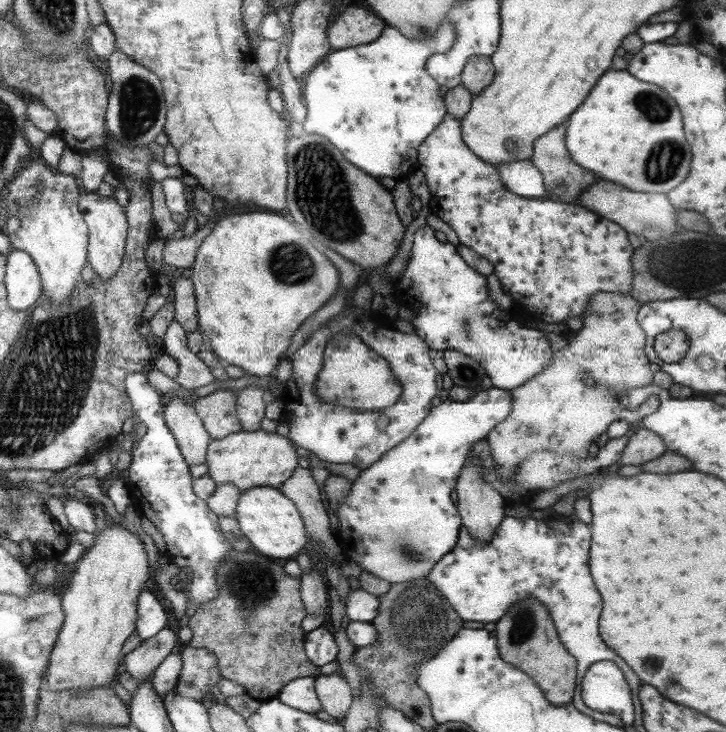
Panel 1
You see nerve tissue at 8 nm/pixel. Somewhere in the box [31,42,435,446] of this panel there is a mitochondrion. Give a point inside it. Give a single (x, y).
(320, 188)

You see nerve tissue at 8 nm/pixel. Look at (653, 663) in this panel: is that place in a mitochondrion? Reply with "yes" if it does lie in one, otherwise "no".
no

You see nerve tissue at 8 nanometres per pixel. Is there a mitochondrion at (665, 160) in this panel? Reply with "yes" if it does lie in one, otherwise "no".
yes

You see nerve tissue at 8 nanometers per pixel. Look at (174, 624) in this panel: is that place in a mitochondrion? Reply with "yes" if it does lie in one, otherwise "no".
no

